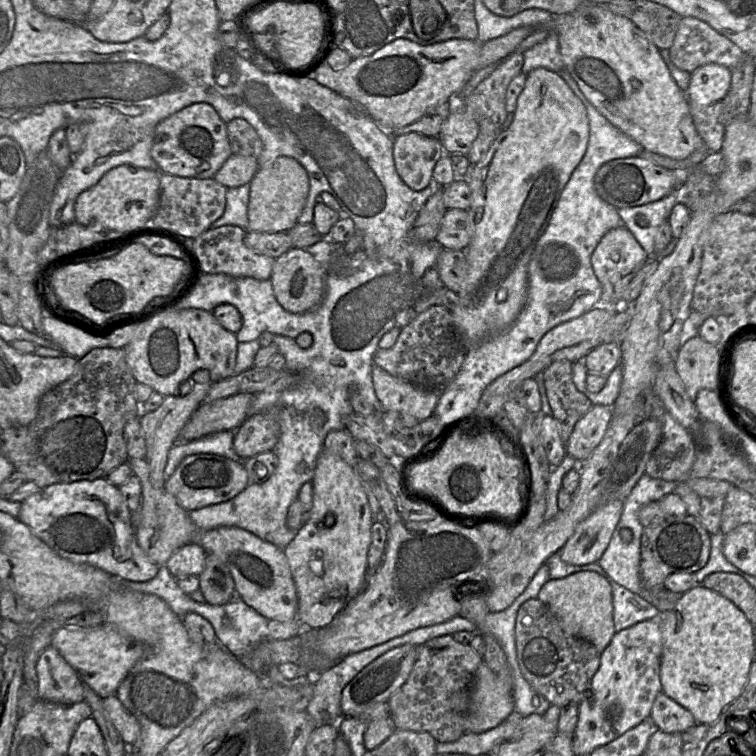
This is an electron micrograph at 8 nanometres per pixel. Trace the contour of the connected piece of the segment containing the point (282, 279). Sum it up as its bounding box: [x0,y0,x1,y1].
[270,248,328,314]

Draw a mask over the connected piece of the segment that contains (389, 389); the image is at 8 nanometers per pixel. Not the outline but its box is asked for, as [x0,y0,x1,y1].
[373,364,440,421]

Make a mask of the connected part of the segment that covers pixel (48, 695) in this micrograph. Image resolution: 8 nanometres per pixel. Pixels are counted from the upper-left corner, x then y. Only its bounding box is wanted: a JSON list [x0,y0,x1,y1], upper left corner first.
[36,645,85,705]

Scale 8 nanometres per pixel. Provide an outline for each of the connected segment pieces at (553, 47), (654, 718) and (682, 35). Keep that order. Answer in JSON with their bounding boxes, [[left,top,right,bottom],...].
[[522,32,564,74],[650,692,697,733],[668,17,743,73]]

